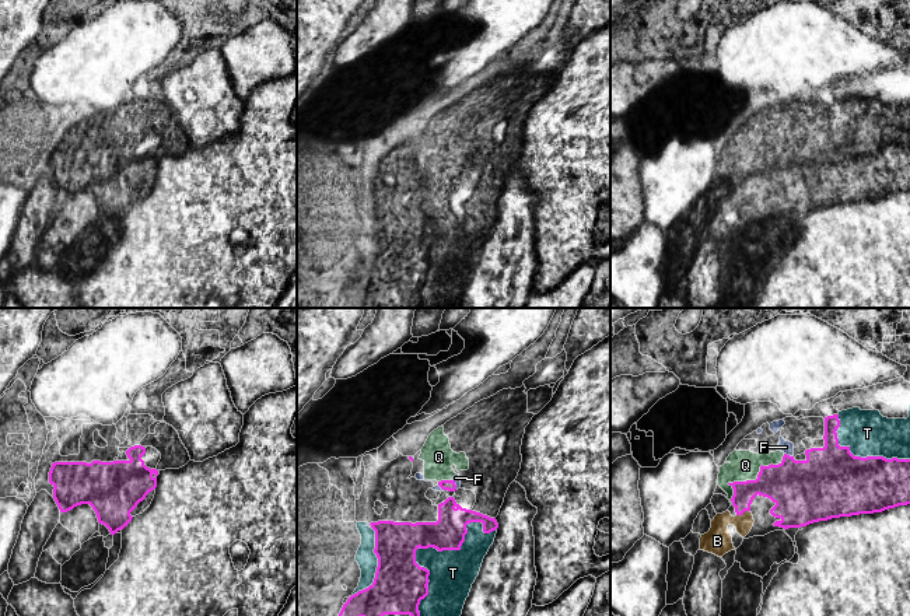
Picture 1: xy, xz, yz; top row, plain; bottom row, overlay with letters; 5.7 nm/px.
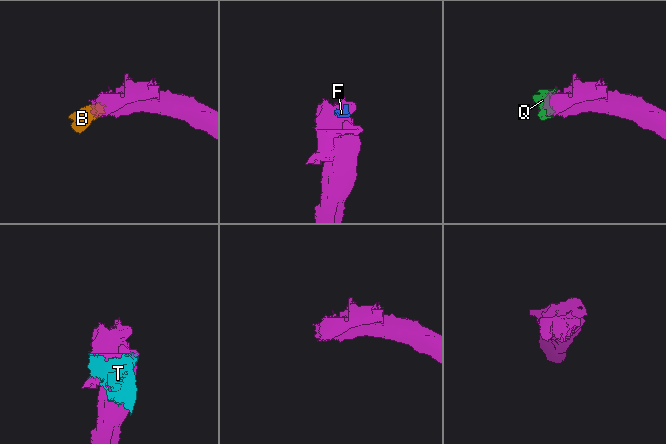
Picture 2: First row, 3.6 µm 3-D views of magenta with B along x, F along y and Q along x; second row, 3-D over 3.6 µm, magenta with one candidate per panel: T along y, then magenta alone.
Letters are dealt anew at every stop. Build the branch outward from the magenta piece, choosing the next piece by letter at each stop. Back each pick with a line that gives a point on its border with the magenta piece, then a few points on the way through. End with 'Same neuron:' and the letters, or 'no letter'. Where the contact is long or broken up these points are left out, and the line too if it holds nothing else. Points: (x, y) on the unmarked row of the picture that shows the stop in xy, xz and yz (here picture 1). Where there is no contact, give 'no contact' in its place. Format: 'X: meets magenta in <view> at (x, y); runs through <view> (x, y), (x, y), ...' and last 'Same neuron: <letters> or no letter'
B: meets magenta in yz at (742, 199); runs through yz (773, 168), (758, 172), (742, 199), (718, 217), (717, 227)
Same neuron: B

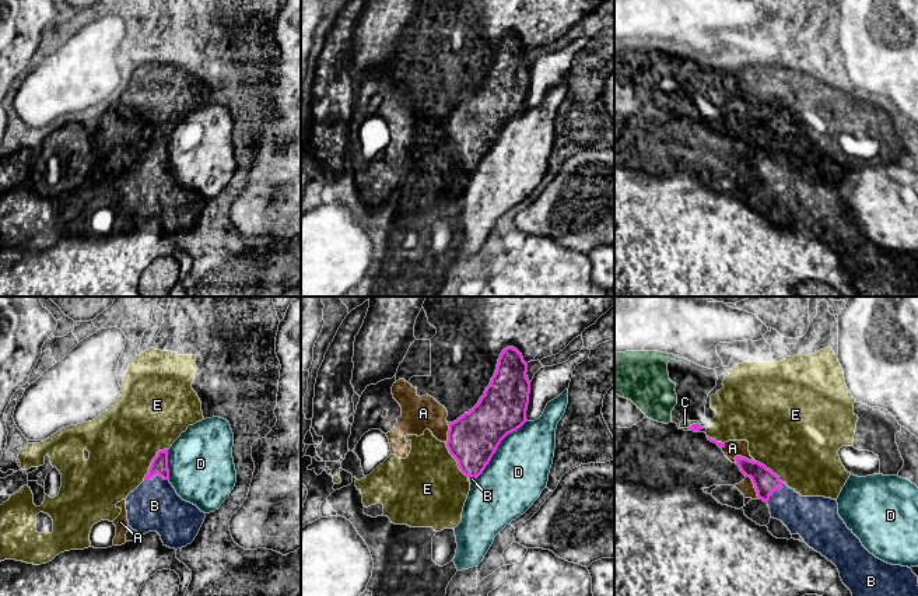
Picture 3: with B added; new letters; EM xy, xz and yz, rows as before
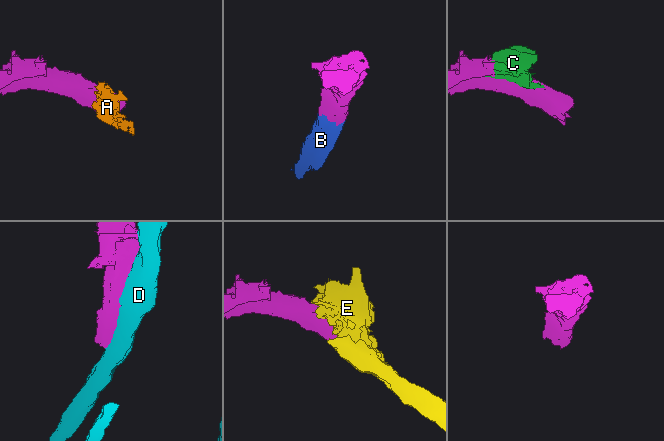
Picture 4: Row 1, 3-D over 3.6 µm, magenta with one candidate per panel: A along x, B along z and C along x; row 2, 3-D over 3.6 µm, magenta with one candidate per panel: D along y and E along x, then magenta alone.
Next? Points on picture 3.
B: meets magenta in xy at (156, 160)
Same neuron: B

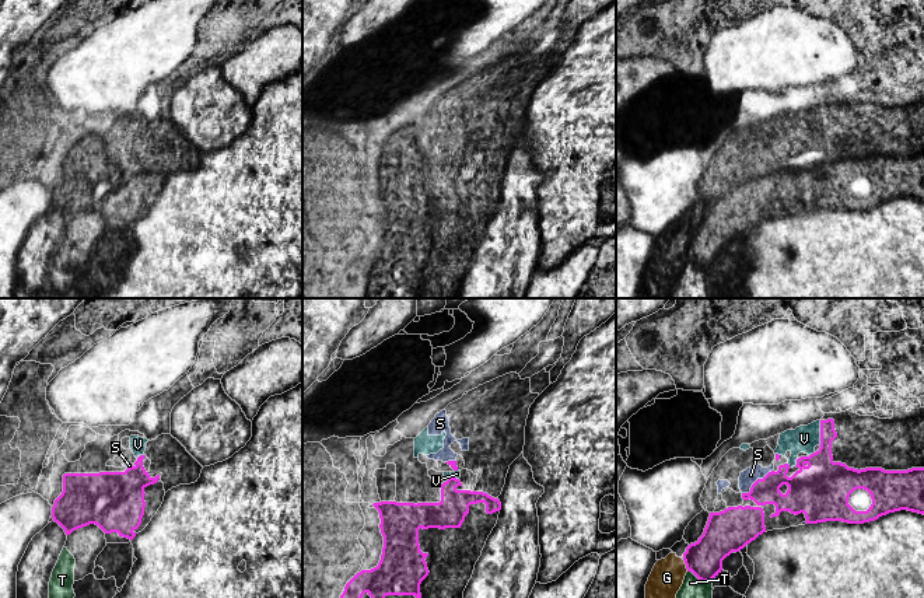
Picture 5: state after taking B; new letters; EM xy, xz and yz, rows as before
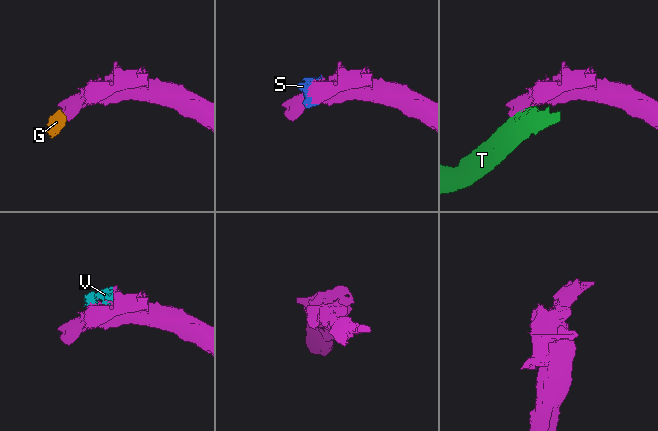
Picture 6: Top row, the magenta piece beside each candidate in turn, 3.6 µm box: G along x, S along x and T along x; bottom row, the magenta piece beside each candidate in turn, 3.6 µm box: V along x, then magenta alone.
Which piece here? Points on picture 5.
Same neuron: no letter

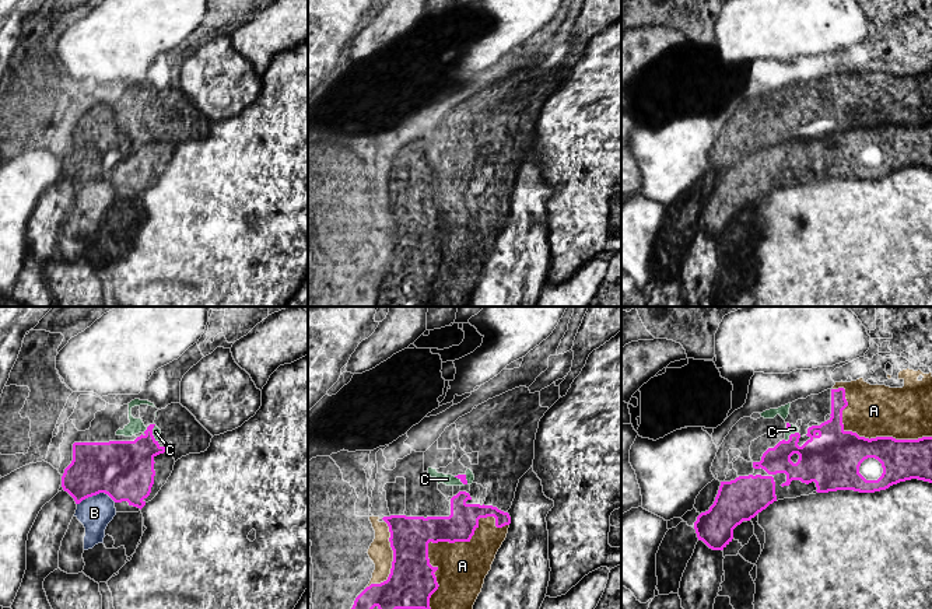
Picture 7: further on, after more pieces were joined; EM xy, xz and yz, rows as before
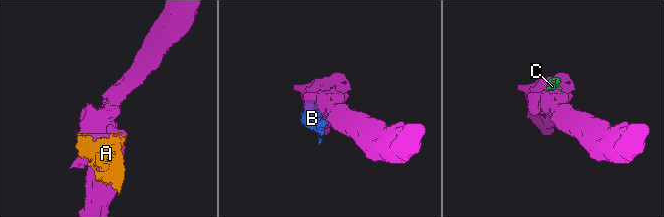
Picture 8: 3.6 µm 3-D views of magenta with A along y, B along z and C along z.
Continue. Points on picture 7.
Same neuron: no letter

